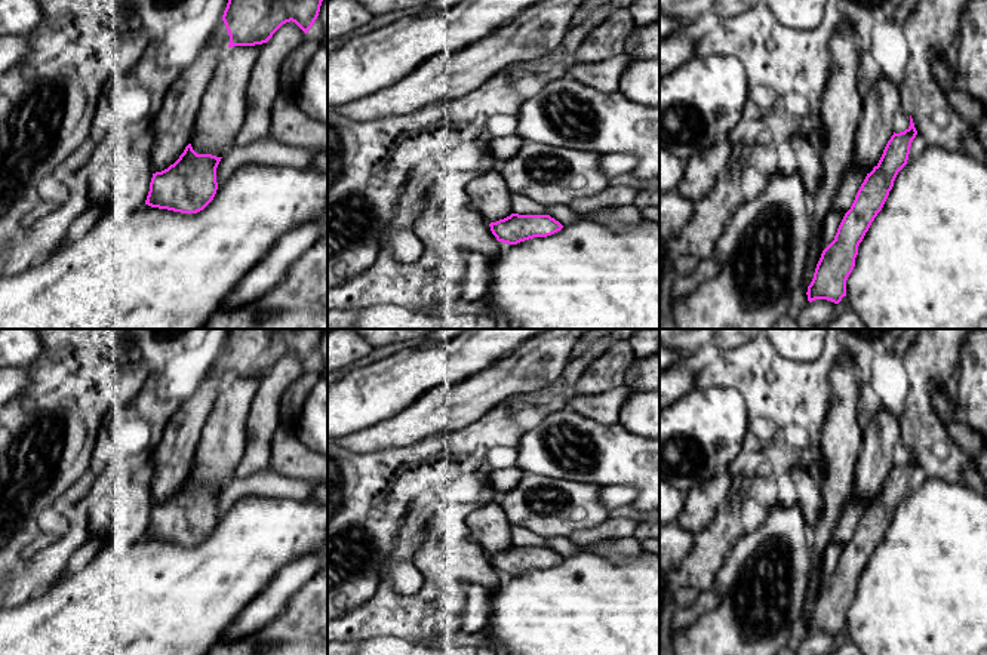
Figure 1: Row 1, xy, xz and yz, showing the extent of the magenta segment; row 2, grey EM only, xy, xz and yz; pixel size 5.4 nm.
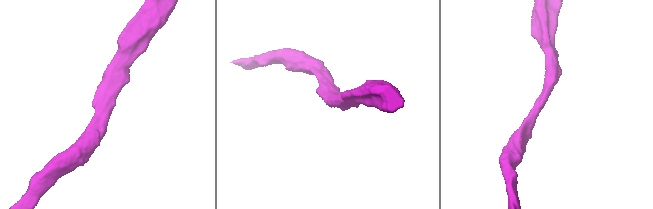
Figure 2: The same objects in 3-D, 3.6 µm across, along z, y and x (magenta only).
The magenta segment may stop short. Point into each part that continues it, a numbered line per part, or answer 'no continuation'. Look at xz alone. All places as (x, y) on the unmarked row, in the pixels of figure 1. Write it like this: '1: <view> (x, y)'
1: xz (491, 529)

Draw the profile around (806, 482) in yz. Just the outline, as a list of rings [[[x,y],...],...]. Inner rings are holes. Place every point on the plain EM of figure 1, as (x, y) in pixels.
[[[806,462],[796,464],[791,479],[797,491],[799,507],[806,519],[806,526],[814,528],[822,508],[821,483],[818,474]]]

